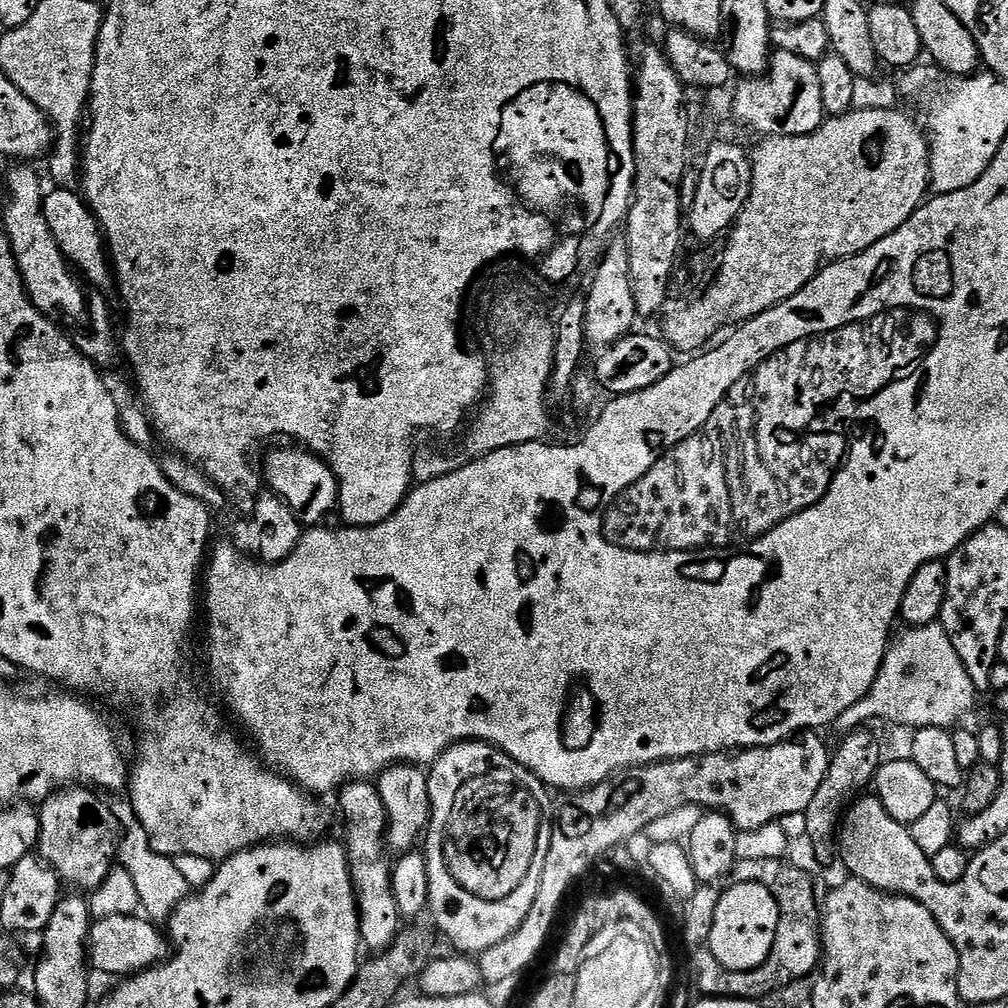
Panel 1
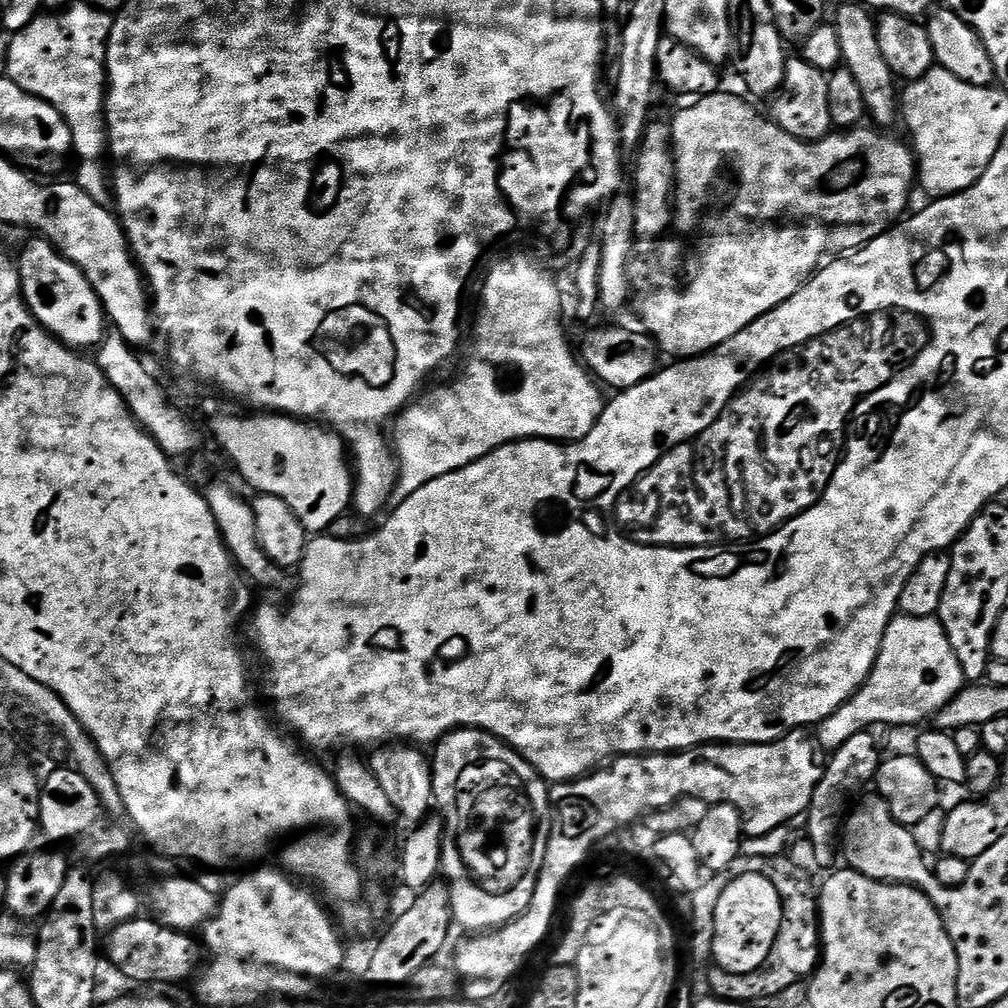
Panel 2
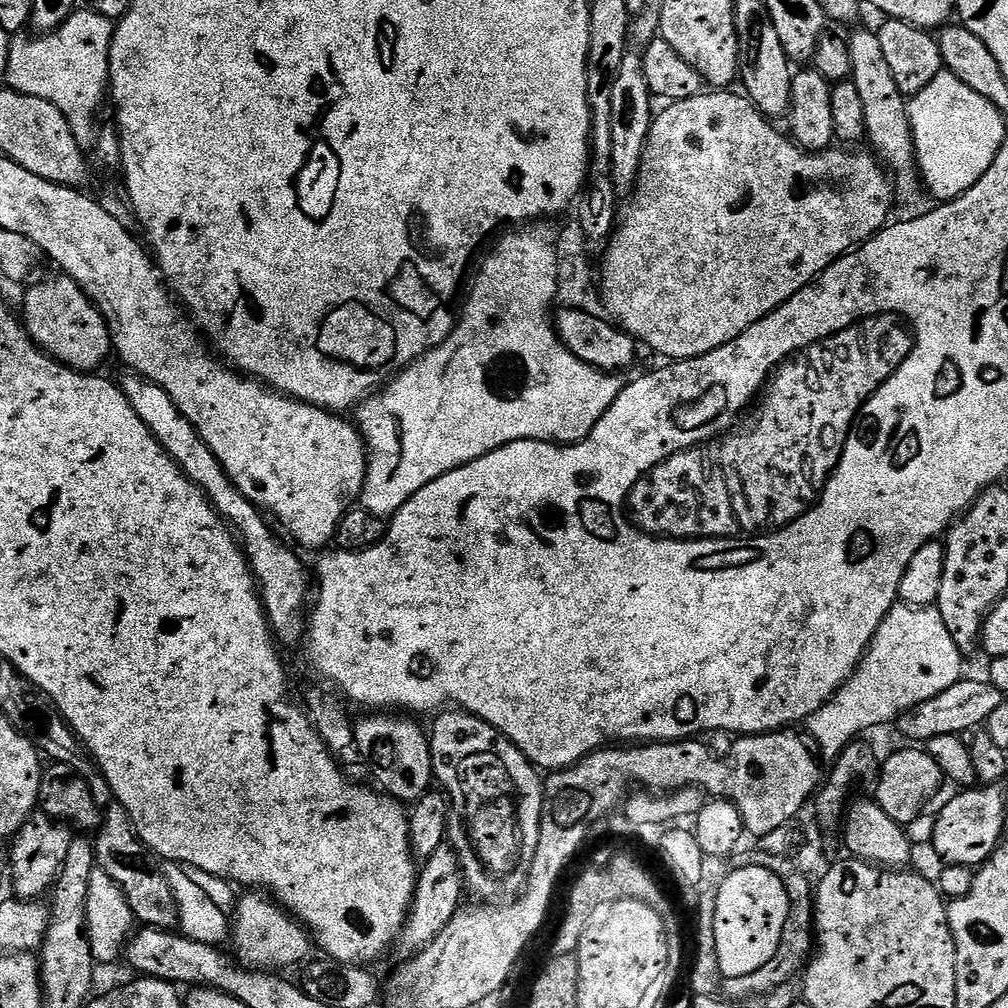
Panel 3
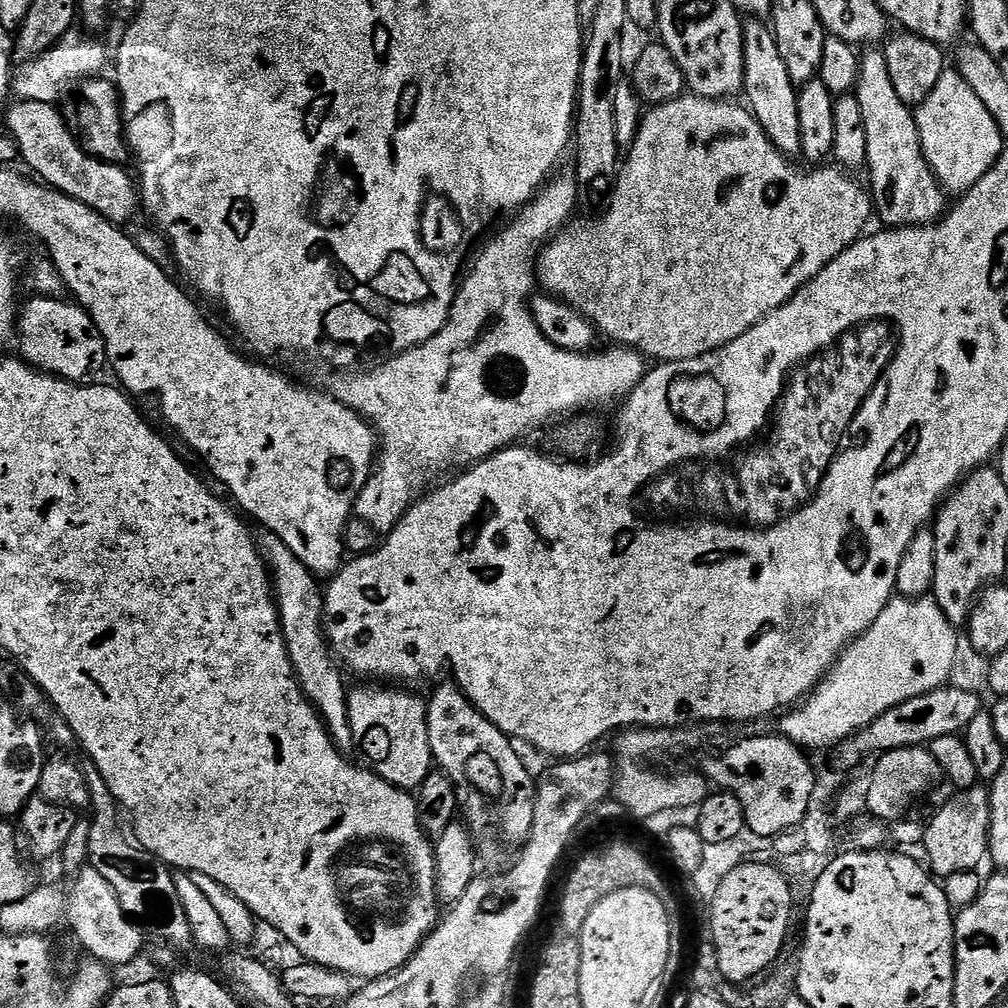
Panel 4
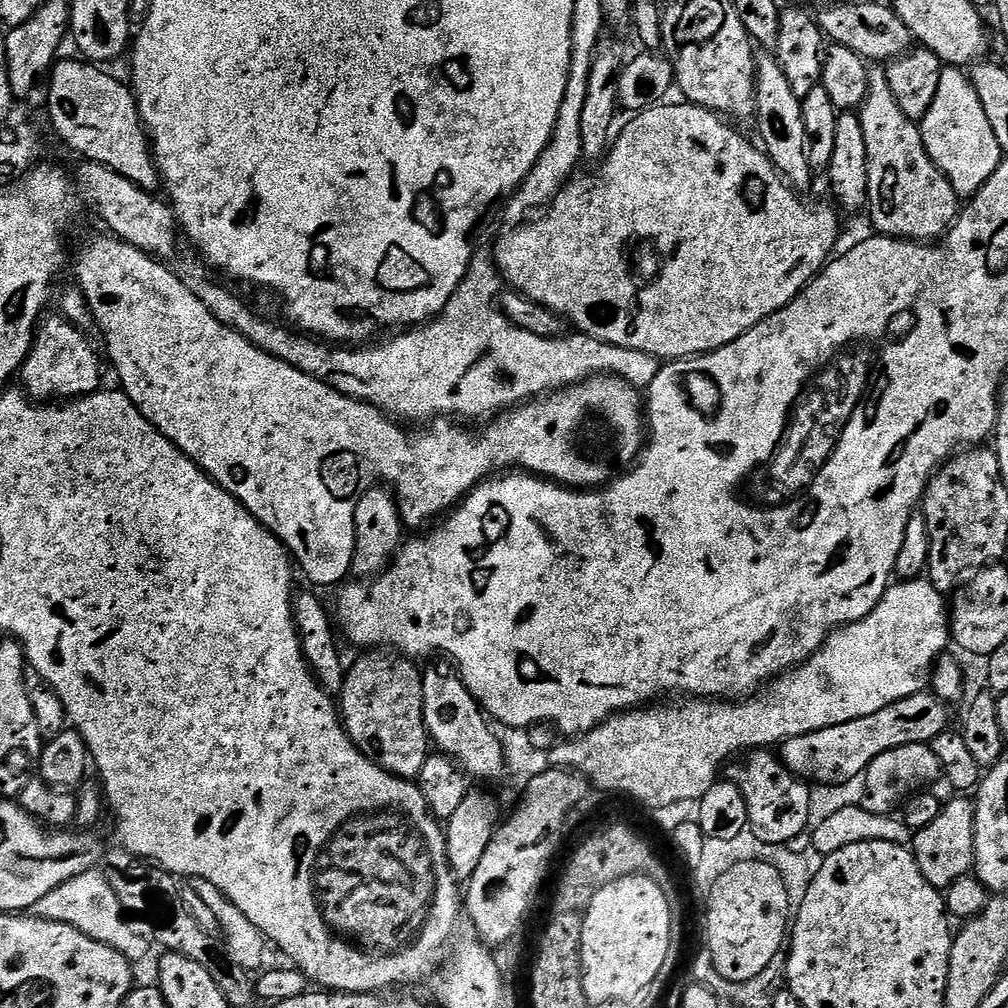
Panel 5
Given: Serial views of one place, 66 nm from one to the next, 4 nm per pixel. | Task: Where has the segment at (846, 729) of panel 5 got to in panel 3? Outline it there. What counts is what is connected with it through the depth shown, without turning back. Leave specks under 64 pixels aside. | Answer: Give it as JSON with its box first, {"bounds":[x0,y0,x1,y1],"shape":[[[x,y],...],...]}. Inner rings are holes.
{"bounds":[898,678,1005,742],"shape":[[[962,678],[954,686],[950,686],[950,690],[946,690],[900,715],[898,732],[908,742],[927,742],[930,738],[942,738],[942,734],[951,736],[968,734],[987,725],[990,714],[994,714],[994,710],[998,710],[998,706],[1002,706],[1005,702],[1005,693],[998,691],[993,684],[982,685]]]}

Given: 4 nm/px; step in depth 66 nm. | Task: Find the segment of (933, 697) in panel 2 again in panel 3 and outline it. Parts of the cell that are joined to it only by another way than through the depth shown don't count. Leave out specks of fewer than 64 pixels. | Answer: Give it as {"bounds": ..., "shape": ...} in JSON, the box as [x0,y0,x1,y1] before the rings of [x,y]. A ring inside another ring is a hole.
{"bounds":[807,602,962,750],"shape":[[[897,602],[886,614],[882,626],[878,626],[856,673],[828,703],[808,717],[807,735],[814,744],[816,739],[817,749],[843,750],[860,736],[859,732],[868,732],[891,720],[893,723],[914,706],[950,690],[961,679],[962,653],[954,646],[954,638],[950,638],[939,610],[934,606],[913,608]]]}

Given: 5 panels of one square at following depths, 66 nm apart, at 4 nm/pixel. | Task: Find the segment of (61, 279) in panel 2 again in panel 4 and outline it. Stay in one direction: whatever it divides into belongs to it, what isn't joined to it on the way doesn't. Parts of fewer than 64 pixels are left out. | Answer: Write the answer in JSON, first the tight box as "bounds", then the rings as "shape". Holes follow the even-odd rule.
{"bounds":[18,294,108,384],"shape":[[[39,294],[31,297],[28,305],[23,305],[18,316],[19,355],[34,368],[58,376],[71,384],[90,384],[101,379],[106,372],[108,355],[98,326],[90,318],[85,308],[65,298],[55,300]]]}

